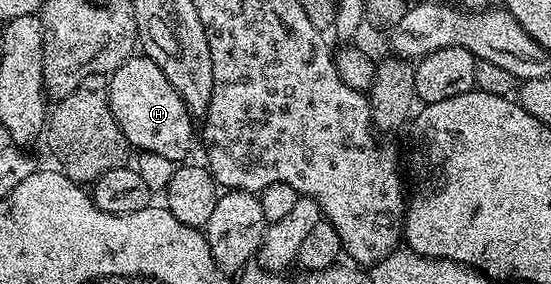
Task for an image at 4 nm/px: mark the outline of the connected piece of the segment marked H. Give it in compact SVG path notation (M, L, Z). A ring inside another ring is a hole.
M134 54L118 71L112 72L109 79L109 104L115 113L115 121L119 121L119 129L127 137L130 148L138 152L159 153L159 157L179 161L189 146L195 142L193 136L194 116L189 114L189 107L181 100L179 93L172 87L167 77L163 77L163 69L155 65L155 61L146 59L144 54Z

